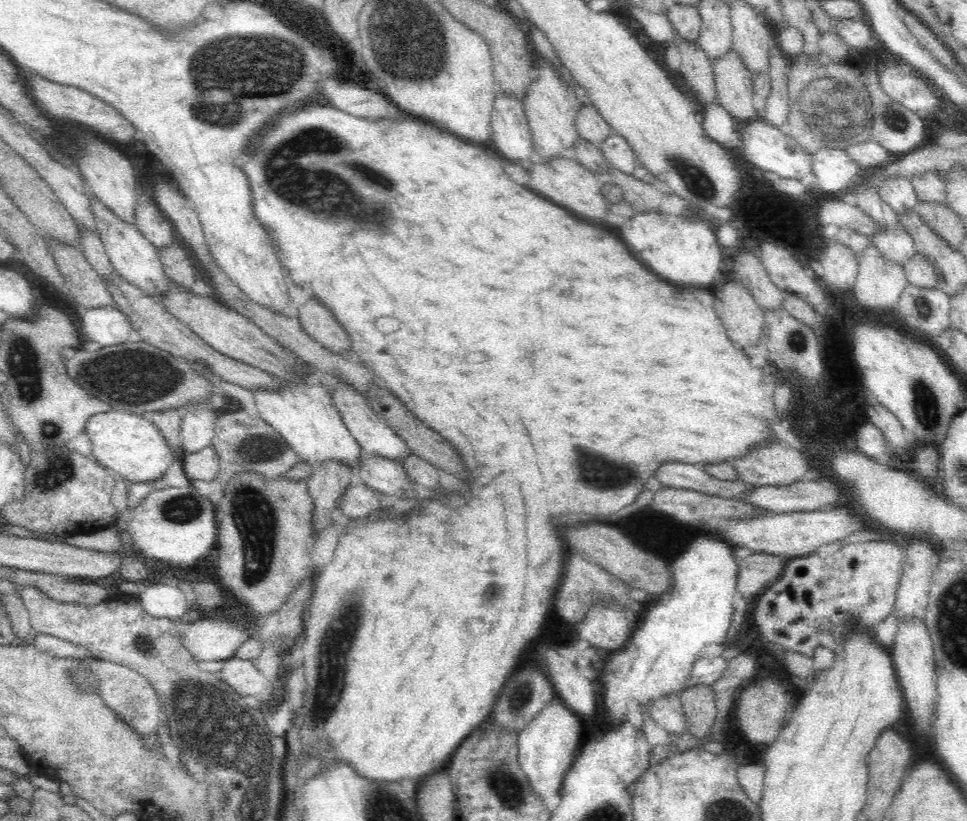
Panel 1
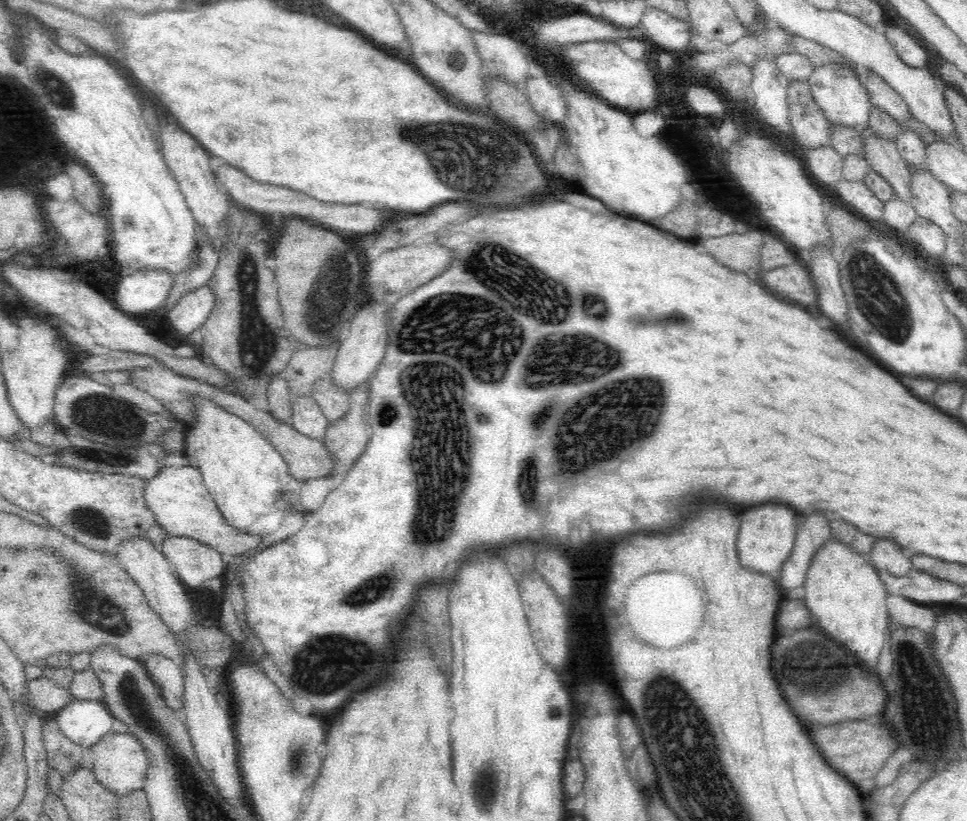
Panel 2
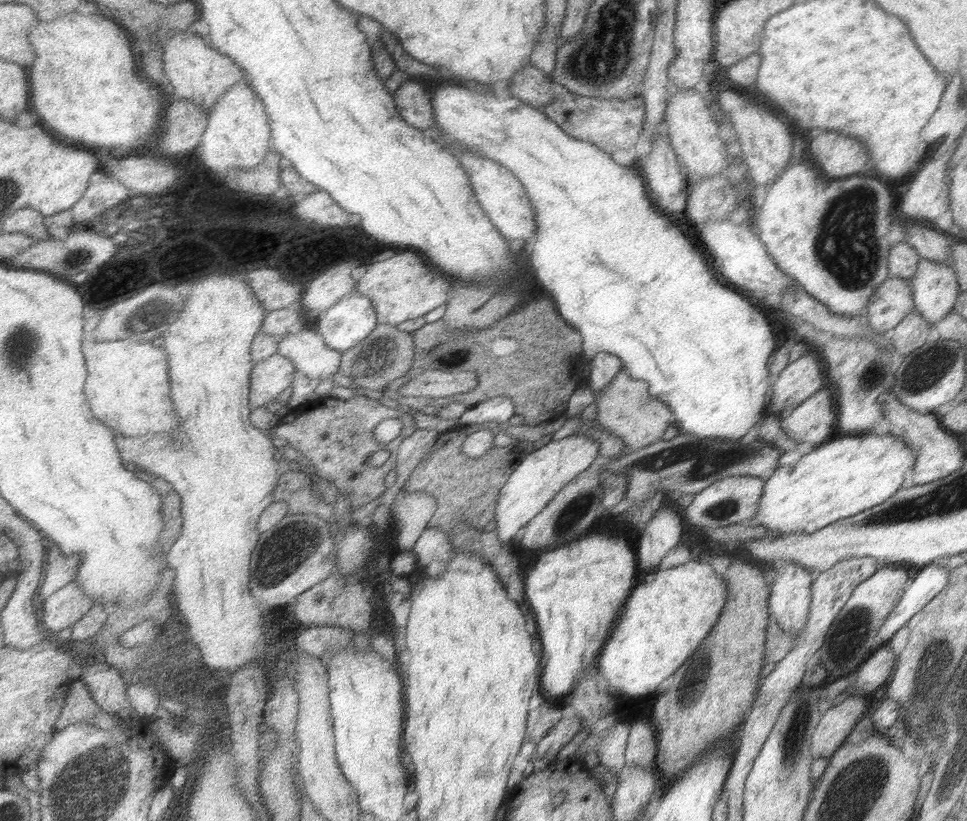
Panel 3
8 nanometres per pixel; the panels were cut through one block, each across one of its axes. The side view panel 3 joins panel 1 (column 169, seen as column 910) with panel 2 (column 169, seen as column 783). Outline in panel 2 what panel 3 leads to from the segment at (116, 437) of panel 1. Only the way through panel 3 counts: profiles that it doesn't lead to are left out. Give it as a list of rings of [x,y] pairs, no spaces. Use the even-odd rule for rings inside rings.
[[[164,466],[156,472],[152,480],[144,486],[144,502],[148,510],[156,516],[156,524],[168,530],[168,536],[180,536],[198,540],[202,544],[208,544],[210,548],[216,548],[222,556],[232,558],[236,554],[246,552],[248,548],[258,546],[262,540],[260,536],[250,536],[244,532],[238,532],[236,528],[228,526],[224,520],[216,500],[208,492],[204,484],[204,476],[194,466]]]

